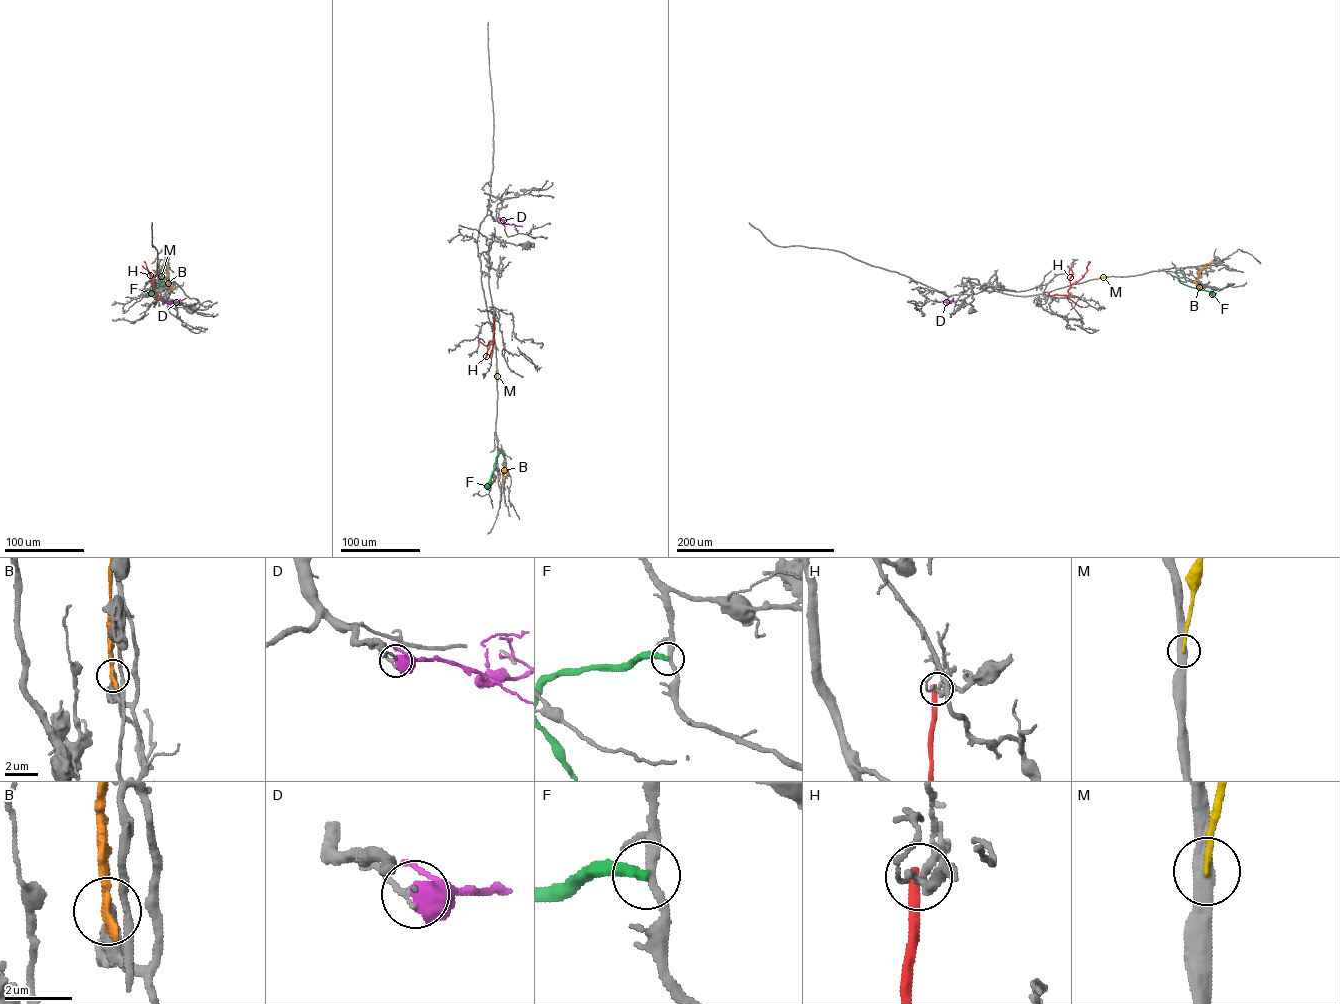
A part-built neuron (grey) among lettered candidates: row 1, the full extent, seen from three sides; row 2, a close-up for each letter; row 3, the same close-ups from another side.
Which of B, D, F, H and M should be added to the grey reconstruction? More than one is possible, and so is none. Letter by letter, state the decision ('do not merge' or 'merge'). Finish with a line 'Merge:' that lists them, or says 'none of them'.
B: do not merge
D: do not merge
F: do not merge
H: do not merge
M: do not merge
Merge: none of them

